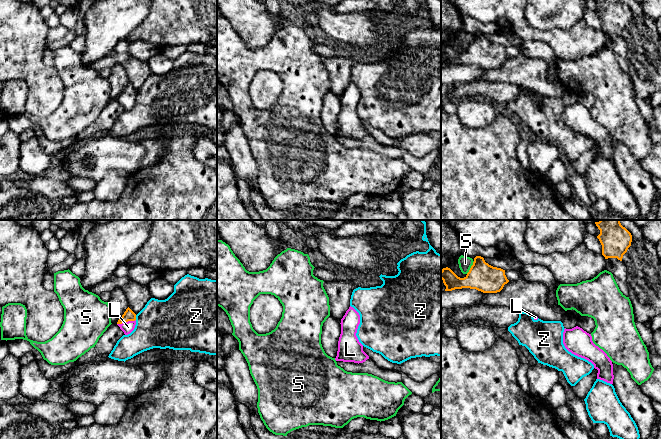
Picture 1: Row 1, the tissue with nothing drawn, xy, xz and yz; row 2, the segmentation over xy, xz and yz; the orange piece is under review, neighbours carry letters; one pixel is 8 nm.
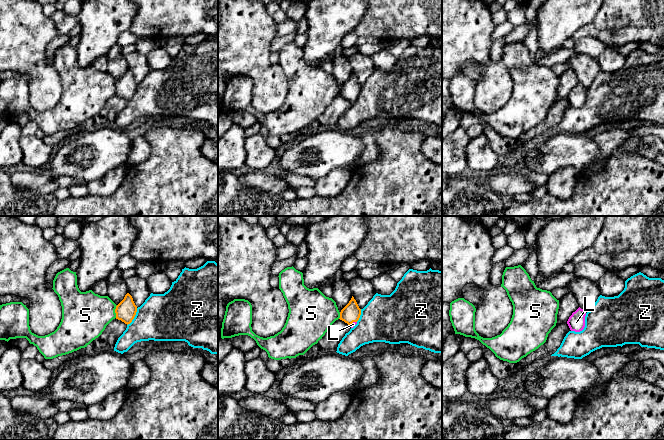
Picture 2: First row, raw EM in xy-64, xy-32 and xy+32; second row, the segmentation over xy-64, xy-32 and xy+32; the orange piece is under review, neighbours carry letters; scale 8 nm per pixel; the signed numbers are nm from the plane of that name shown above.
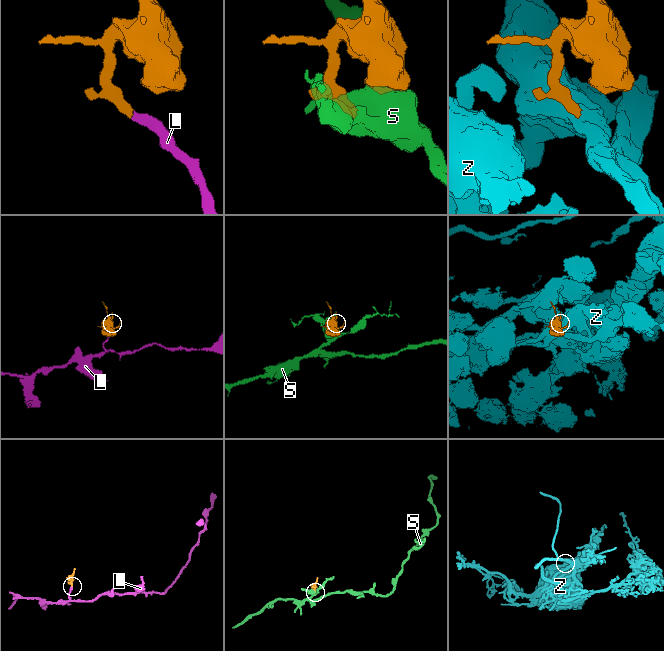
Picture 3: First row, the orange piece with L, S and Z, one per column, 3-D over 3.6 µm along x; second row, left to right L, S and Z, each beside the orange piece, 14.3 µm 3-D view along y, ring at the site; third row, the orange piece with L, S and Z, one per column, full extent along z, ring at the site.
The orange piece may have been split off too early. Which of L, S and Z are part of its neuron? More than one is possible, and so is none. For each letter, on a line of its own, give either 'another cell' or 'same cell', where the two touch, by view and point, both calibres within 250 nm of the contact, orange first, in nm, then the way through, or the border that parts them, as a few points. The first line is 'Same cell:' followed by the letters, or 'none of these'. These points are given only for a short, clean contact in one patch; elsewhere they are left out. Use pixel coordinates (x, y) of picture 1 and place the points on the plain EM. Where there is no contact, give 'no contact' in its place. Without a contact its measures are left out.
Same cell: L
L: same cell; meets orange in xy at (126, 97); 90 nm thick on the orange side, 90 nm on the other; runs through xy (129, 91), (126, 97), (128, 103)
S: another cell; meets orange in yz at (471, 43); 220 nm thick on the orange side, 110 nm on the other
Z: another cell; meets orange in xy at (135, 93); 90 nm thick on the orange side, 380 nm on the other; border along xy (135, 91), (136, 95)

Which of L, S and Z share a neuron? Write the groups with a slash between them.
L / S / Z

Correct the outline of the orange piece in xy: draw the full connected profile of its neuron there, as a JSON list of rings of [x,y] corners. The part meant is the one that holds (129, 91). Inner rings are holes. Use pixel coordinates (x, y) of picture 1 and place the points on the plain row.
[[[128,83],[122,93],[118,96],[117,101],[125,111],[130,110],[136,101],[136,90]]]

